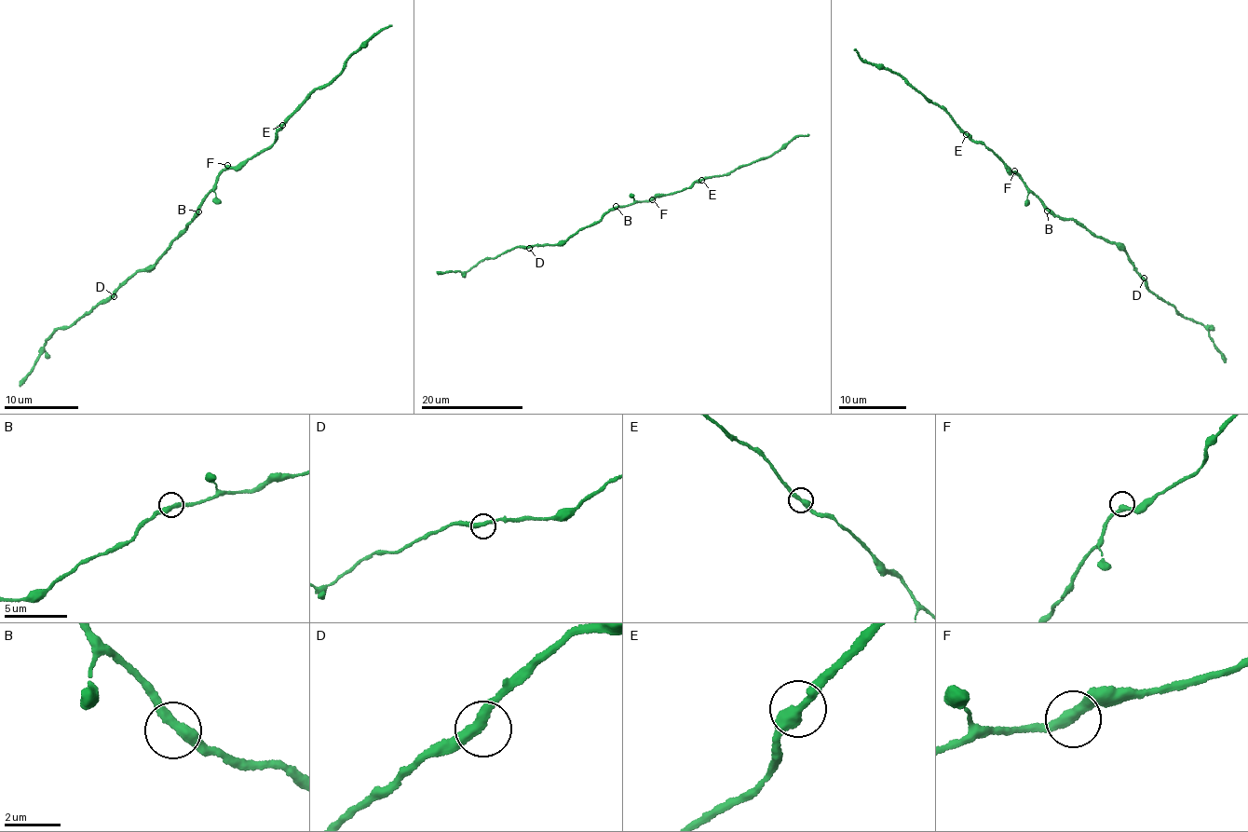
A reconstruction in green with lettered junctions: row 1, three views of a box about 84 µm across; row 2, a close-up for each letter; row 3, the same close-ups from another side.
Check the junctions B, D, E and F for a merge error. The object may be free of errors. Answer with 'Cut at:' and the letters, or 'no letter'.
Cut at: no letter

